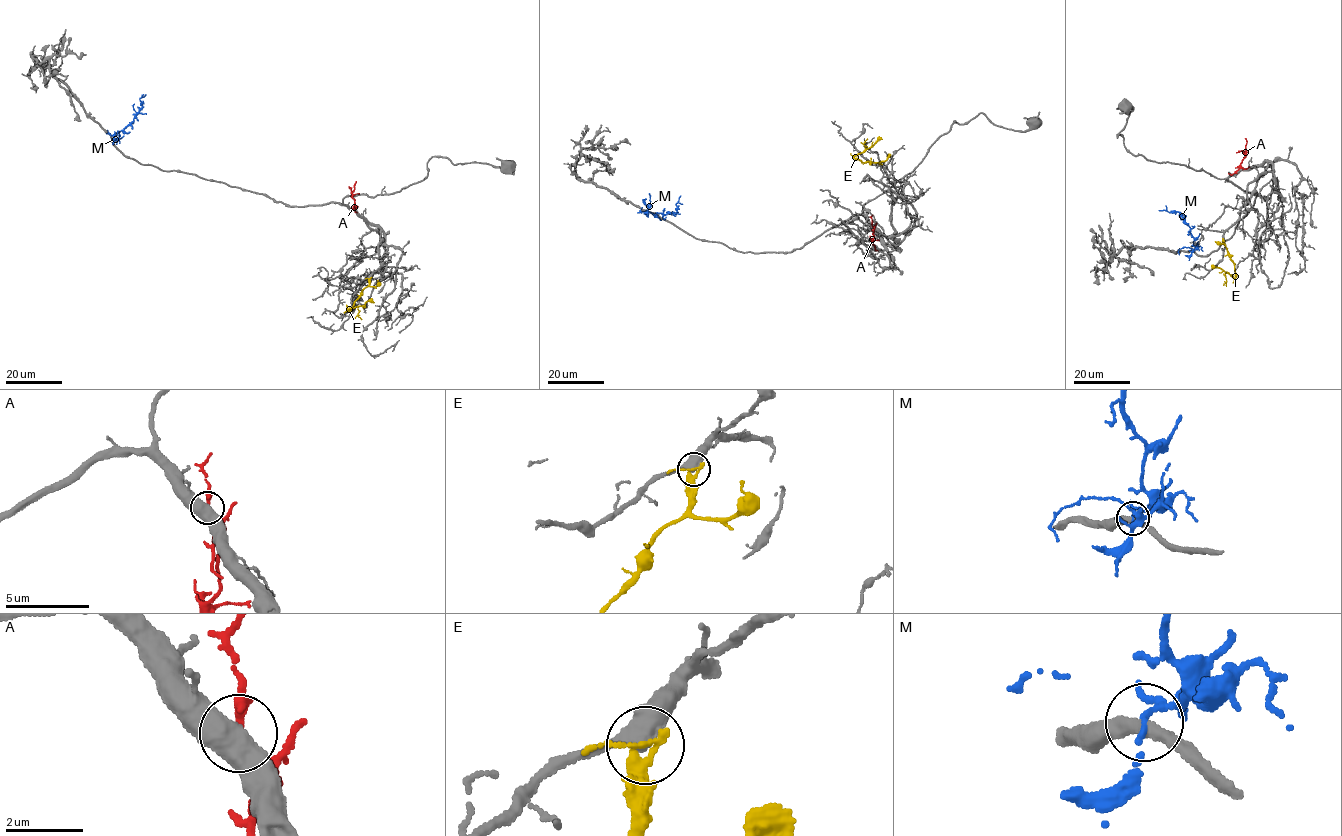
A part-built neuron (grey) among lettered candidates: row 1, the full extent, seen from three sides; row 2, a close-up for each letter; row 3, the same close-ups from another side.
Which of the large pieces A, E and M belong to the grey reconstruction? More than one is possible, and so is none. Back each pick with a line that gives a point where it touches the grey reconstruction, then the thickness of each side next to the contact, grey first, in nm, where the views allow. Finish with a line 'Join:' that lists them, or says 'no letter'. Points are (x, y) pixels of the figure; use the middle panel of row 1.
E: Touches grey at (880, 164). Thickness 400 nm (grey) against 120 nm
Join: E

